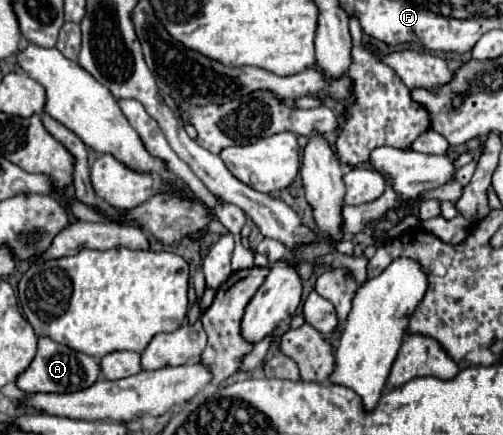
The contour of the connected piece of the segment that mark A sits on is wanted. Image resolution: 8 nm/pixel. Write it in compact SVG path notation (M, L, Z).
M39 337L39 349L25 373L17 377L17 387L29 395L35 393L75 393L95 385L101 375L101 367L95 357L69 349L67 345L59 345L49 337Z

